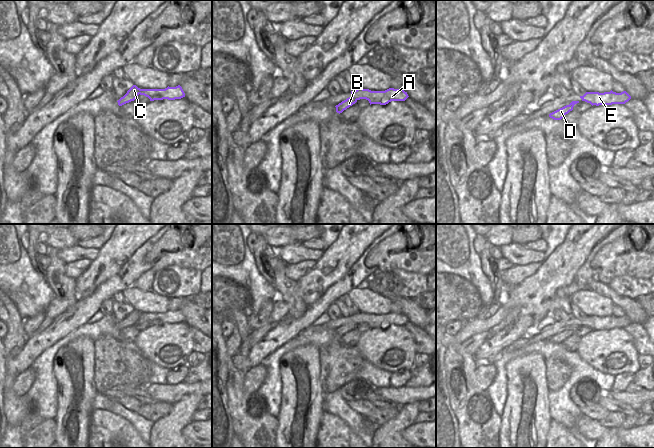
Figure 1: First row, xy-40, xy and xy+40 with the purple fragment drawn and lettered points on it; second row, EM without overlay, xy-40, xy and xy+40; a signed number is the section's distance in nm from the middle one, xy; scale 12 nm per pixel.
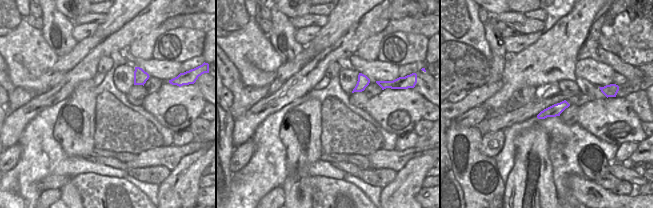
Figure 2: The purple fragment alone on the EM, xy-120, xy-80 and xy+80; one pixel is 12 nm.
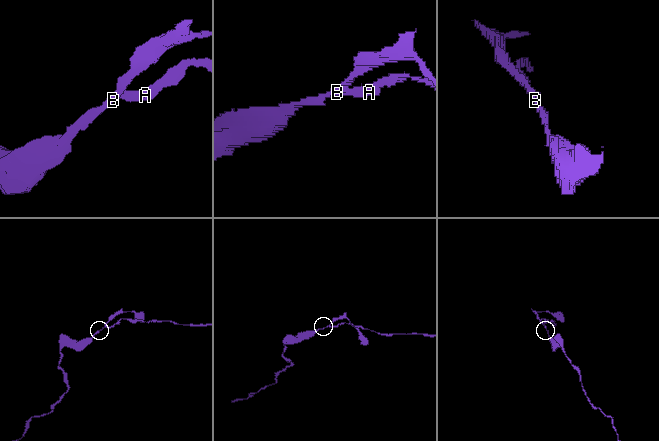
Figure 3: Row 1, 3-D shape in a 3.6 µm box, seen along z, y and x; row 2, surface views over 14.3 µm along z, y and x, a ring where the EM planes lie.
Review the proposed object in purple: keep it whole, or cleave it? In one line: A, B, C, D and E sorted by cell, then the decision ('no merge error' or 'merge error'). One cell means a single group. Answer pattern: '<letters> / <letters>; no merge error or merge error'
A E / B C D; merge error

